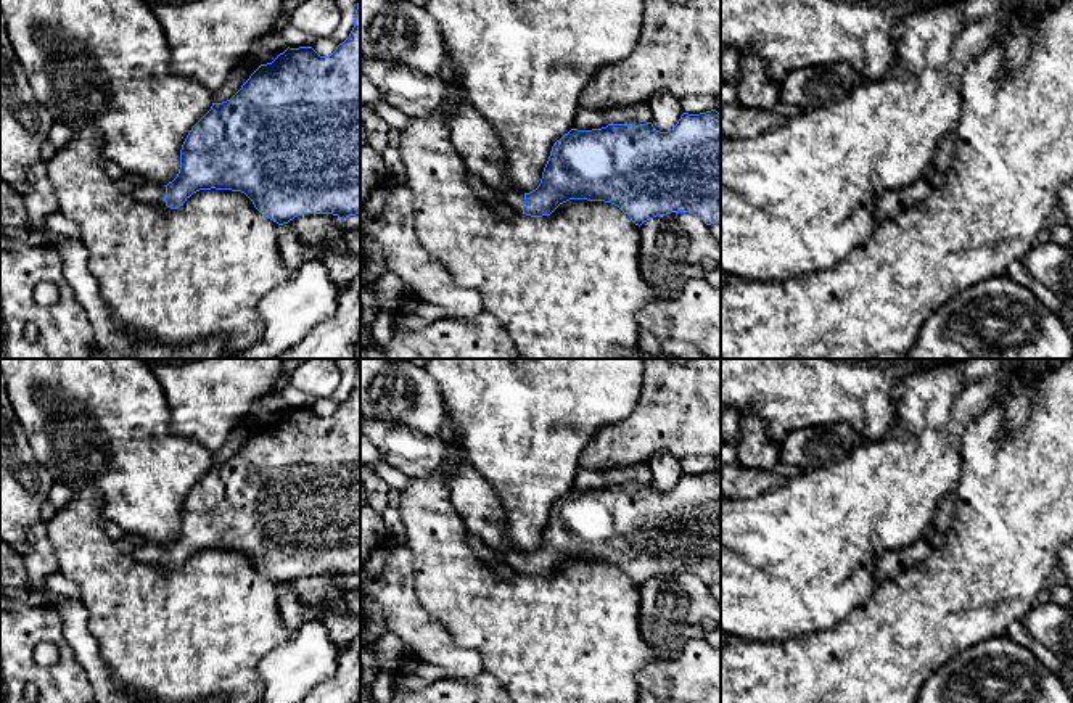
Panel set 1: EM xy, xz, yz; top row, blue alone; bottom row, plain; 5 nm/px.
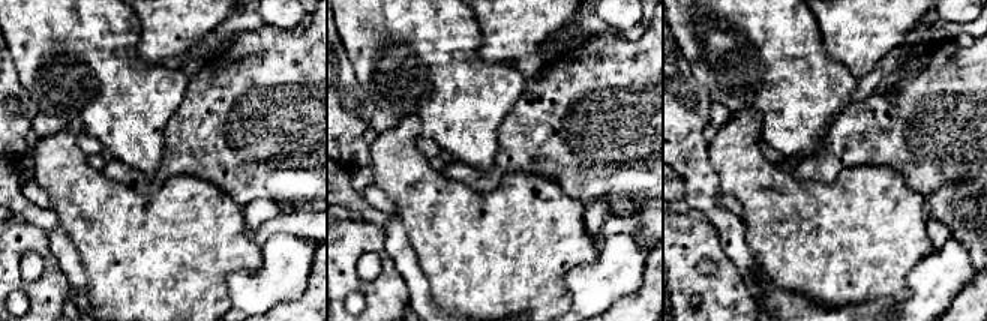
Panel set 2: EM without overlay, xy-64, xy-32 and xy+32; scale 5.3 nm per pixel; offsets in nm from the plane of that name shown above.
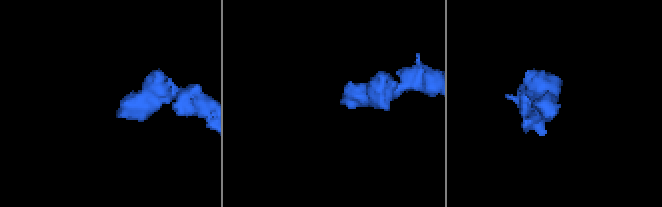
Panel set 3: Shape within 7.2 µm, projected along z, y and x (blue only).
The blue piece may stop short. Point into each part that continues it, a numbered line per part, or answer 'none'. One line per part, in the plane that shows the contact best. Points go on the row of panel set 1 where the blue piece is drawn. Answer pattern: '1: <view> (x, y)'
1: xy (152, 193)

